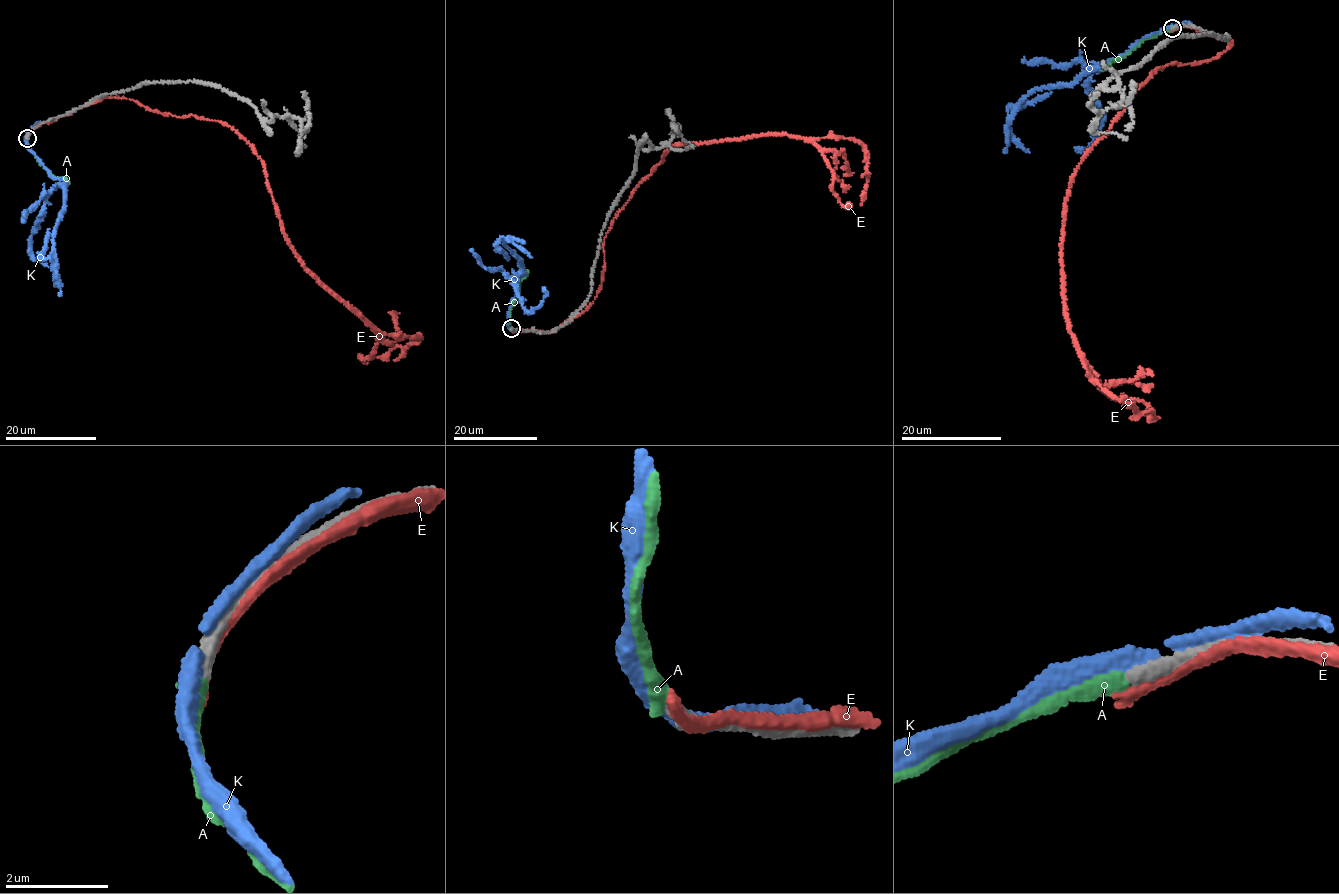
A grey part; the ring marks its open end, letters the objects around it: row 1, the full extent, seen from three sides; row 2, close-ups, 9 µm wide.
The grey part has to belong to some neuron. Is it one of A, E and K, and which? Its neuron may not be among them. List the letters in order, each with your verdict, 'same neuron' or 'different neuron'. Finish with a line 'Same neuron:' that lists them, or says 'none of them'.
A: same neuron
E: different neuron
K: different neuron
Same neuron: A

